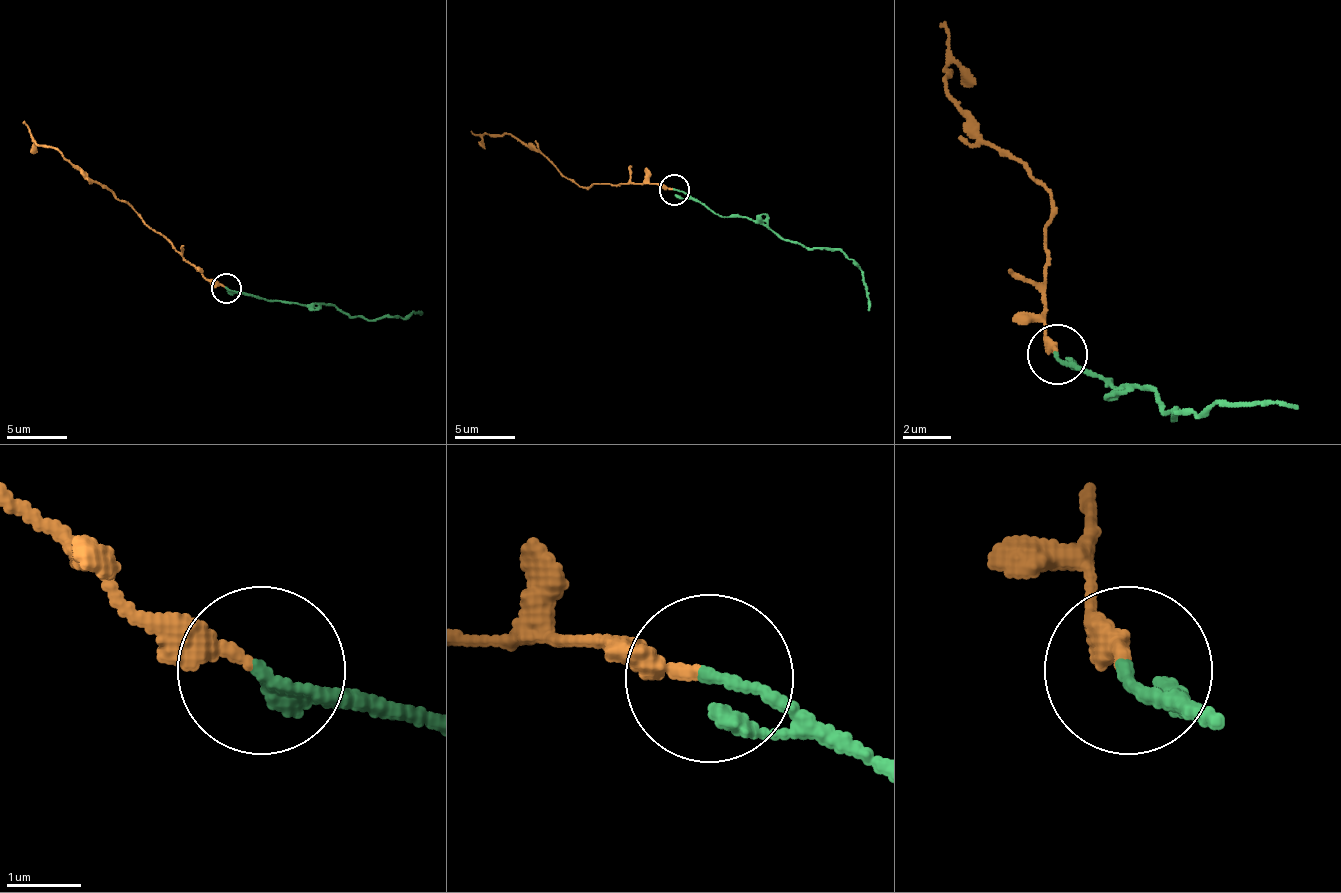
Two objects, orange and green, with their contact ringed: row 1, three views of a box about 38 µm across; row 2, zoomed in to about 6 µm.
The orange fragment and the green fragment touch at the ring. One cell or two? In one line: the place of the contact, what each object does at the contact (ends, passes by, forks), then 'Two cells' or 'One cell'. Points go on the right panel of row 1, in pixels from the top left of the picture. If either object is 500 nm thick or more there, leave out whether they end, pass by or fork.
Place: (1057, 354). At the ring orange ends. At the ring green ends. One cell

